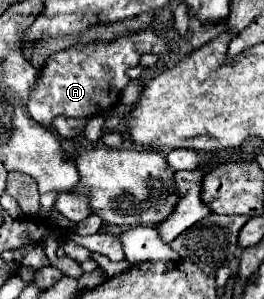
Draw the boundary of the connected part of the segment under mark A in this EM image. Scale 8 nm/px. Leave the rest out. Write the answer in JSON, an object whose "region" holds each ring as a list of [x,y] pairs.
{"region":[[[146,28],[138,34],[126,34],[114,42],[100,42],[100,44],[86,44],[86,46],[72,46],[70,50],[62,50],[52,54],[46,60],[46,66],[40,72],[36,88],[32,90],[28,112],[40,124],[52,124],[56,116],[68,118],[82,118],[82,116],[96,116],[104,110],[116,106],[120,102],[120,90],[128,84],[126,70],[130,66],[138,66],[142,54],[166,54],[166,42],[152,30]]]}

